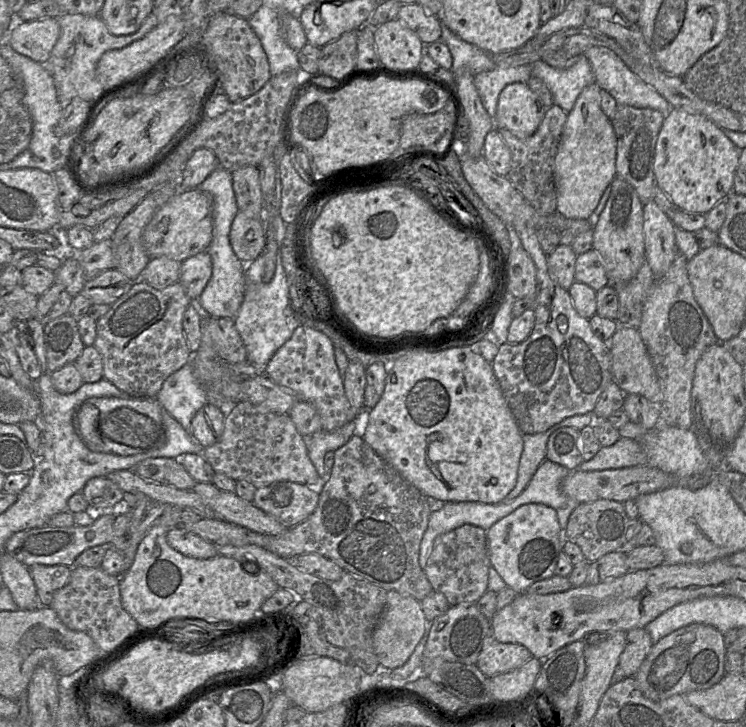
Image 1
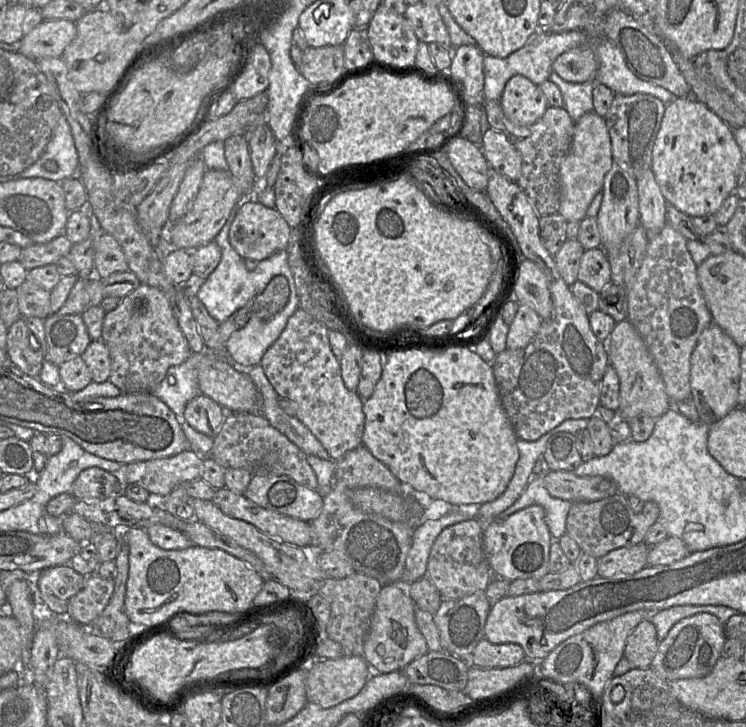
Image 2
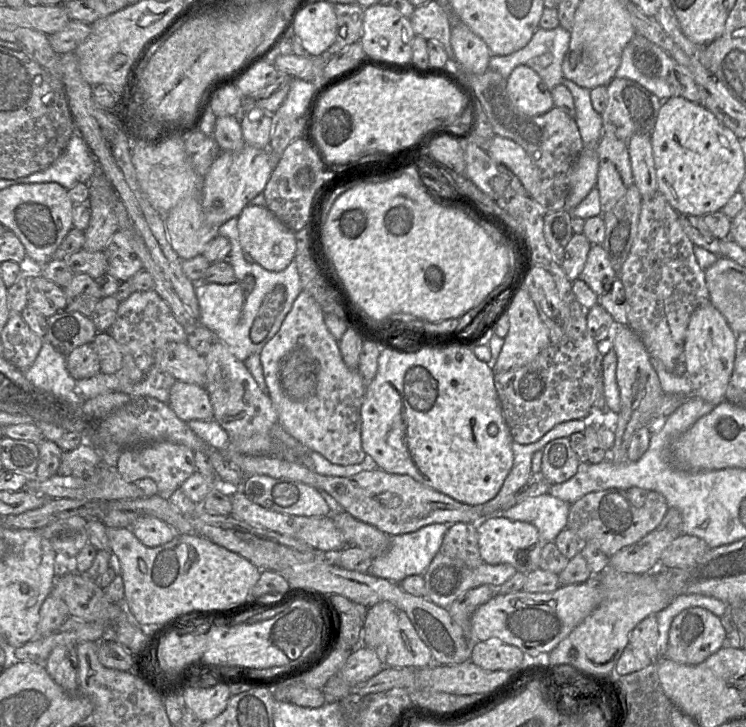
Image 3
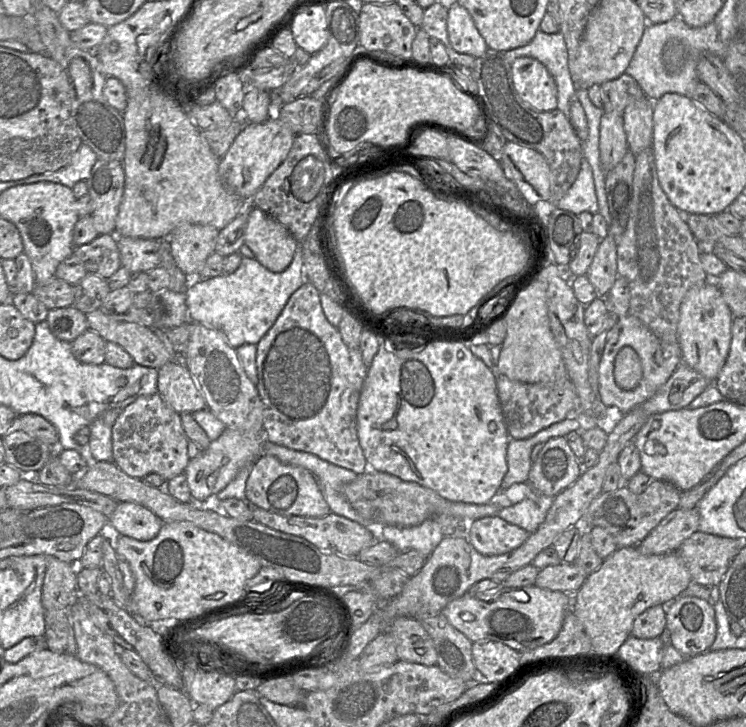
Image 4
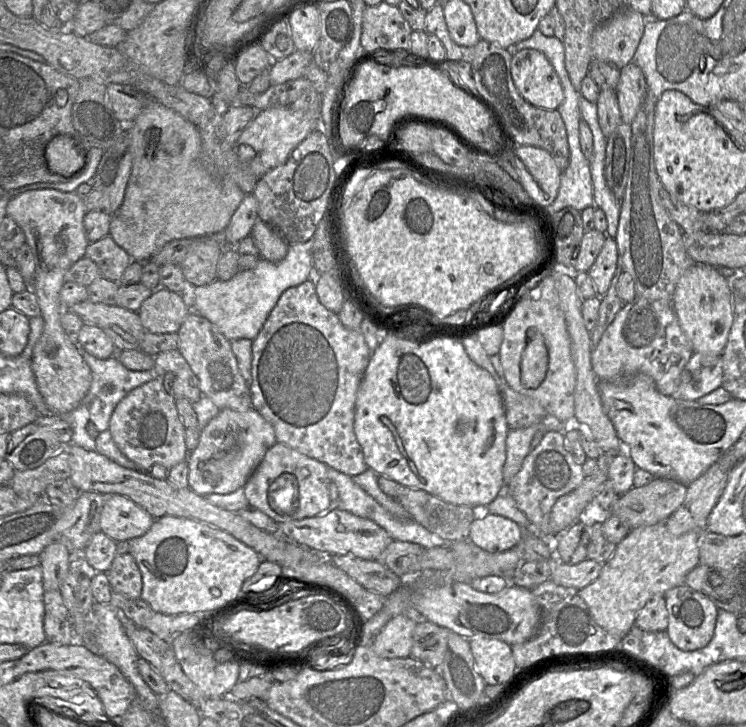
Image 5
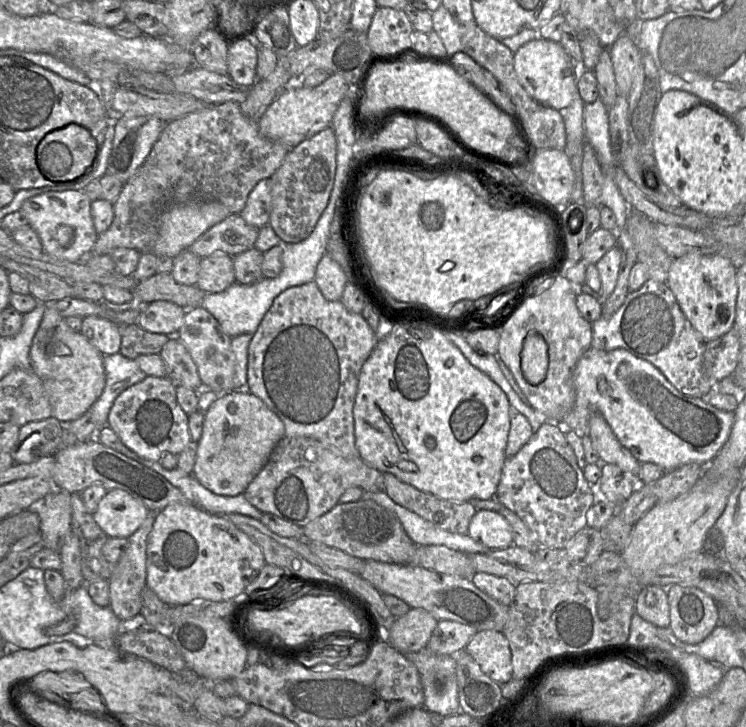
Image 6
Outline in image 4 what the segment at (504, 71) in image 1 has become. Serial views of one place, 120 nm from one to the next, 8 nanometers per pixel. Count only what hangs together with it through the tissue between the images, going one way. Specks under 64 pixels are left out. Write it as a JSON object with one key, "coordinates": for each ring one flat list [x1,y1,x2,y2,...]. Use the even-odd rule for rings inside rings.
{"coordinates":[[538,30,525,46,503,52,508,63,519,57,532,57,541,62,552,75,557,86,557,109,570,120,570,106,575,98,575,86,568,68,568,53,560,32,547,34]]}

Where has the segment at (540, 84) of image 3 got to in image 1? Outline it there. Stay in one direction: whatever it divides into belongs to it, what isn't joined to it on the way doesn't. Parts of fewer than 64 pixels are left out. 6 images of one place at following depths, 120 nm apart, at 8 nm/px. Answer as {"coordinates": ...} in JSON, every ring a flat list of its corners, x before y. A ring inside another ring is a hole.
{"coordinates":[[526,83,508,84,501,91,495,126,509,130,518,138,527,138,535,133,548,108]]}

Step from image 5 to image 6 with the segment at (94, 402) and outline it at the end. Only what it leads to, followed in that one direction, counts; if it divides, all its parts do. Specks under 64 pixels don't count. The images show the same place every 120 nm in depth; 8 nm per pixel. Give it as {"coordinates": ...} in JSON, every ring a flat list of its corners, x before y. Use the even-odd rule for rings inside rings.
{"coordinates":[[122,354,103,355,105,387,98,400,86,412,98,429,107,425,109,412,115,399,129,387,143,381,147,375,134,360]]}

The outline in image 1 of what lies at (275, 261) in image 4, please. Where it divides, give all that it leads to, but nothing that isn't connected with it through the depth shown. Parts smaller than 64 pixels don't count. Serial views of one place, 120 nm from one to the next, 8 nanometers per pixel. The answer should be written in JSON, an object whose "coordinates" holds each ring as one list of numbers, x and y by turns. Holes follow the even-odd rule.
{"coordinates":[[239,211,232,222,230,244,243,263,252,263,263,252,266,244,262,221]]}

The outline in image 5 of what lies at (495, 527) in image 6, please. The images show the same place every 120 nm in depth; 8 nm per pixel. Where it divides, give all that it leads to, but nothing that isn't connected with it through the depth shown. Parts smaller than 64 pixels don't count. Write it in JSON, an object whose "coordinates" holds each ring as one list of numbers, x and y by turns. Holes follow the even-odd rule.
{"coordinates":[[480,512,470,525,468,540,479,548,499,553,517,546,523,538,523,529,513,520]]}

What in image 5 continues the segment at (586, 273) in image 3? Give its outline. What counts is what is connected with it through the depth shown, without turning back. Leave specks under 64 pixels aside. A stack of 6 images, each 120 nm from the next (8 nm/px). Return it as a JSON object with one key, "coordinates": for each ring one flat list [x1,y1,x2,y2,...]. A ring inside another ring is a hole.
{"coordinates":[[607,236,595,262,588,271,593,280,597,296,604,296,618,268,618,249,614,238]]}

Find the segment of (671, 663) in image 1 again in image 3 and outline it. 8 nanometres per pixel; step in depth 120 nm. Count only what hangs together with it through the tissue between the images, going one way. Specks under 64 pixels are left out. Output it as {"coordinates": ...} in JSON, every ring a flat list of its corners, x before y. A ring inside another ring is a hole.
{"coordinates":[[702,607,685,609,672,620,664,657,679,664,697,665,722,648,726,636,719,616]]}

